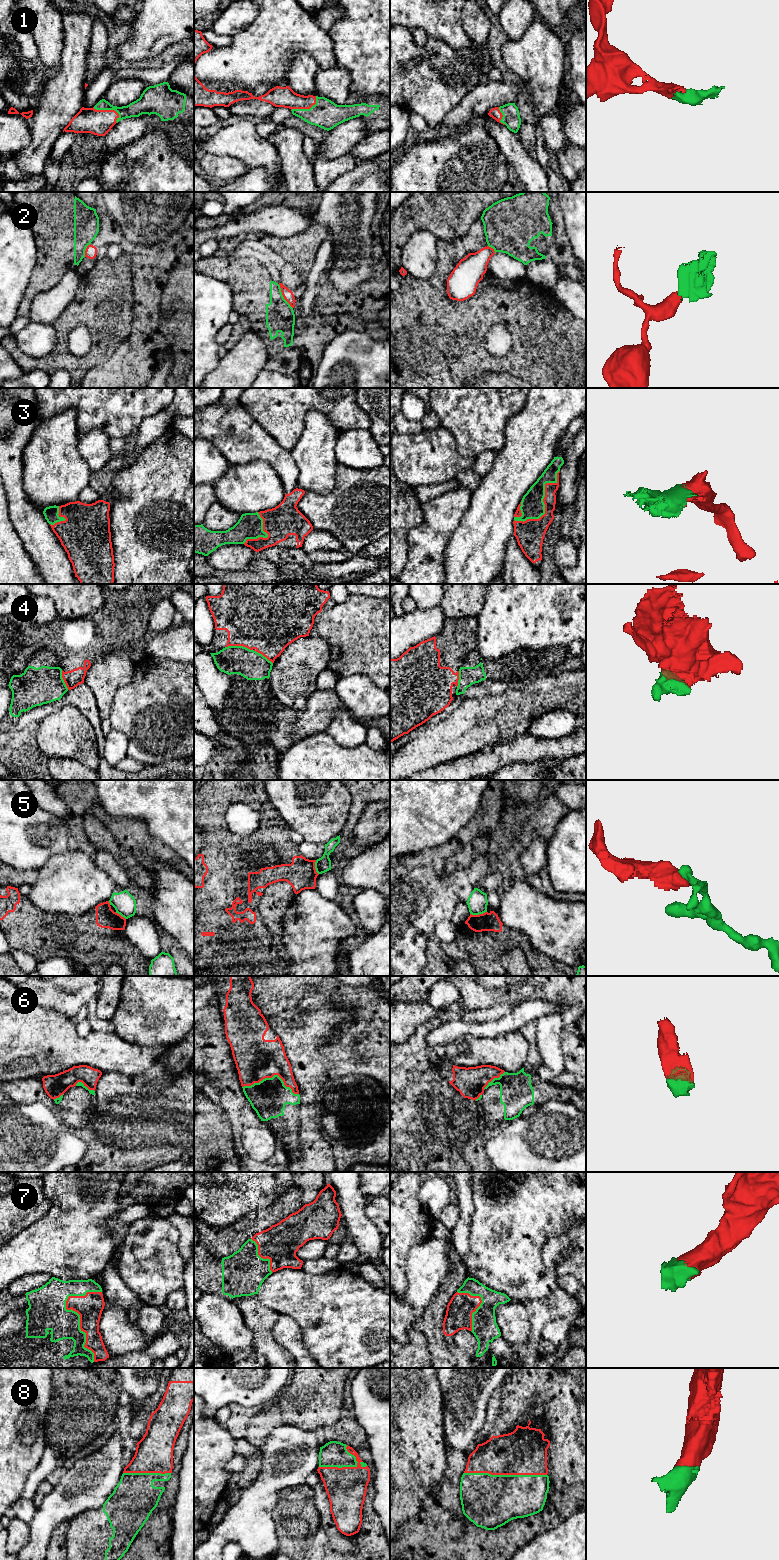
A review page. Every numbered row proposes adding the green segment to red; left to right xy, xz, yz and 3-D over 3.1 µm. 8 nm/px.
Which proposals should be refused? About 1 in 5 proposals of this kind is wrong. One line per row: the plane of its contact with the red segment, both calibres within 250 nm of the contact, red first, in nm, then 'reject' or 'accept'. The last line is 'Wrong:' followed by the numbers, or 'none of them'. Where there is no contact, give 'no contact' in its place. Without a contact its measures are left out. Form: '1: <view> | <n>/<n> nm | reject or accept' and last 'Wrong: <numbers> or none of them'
1: xy | 200/120 nm | accept
2: xz | 90/240 nm | reject
3: yz | 190/190 nm | accept
4: xz | 500/220 nm | reject
5: yz | 140/170 nm | reject
6: xz | 340/300 nm | accept
7: xy | 200/240 nm | accept
8: yz | 360/440 nm | accept
Wrong: 2, 4, 5

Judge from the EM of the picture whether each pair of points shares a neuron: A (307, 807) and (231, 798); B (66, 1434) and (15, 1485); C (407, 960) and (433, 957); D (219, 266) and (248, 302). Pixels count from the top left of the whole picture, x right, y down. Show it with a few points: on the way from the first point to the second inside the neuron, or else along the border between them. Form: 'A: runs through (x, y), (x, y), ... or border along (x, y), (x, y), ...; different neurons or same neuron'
A: border along (265, 790), (269, 800); different neurons
B: border along (44, 1421), (44, 1442), (46, 1444); different neurons
C: border along (431, 935), (427, 941), (425, 965); different neurons
D: runs through (228, 274), (247, 293); same neuron

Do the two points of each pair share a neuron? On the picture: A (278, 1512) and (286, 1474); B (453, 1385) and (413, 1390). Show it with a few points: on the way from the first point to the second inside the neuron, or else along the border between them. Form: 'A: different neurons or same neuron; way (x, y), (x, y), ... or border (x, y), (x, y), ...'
A: different neurons; border (304, 1483), (281, 1489), (273, 1509)
B: different neurons; border (437, 1378), (443, 1401)

